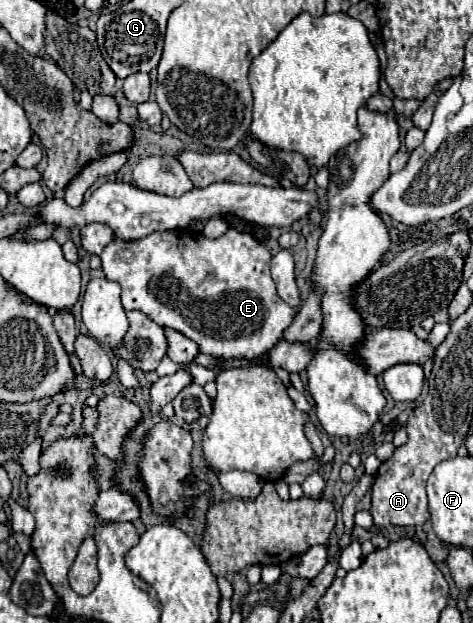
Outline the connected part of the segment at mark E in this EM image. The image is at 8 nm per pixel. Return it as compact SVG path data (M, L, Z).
M234 228L214 240L198 232L194 236L188 230L150 234L148 238L132 242L114 238L100 254L104 276L112 282L118 282L122 288L124 310L144 312L156 324L174 328L194 340L202 354L218 358L258 358L274 348L280 340L280 334L292 324L294 312L286 302L280 302L276 284L268 274L270 258L270 252L258 240Z

